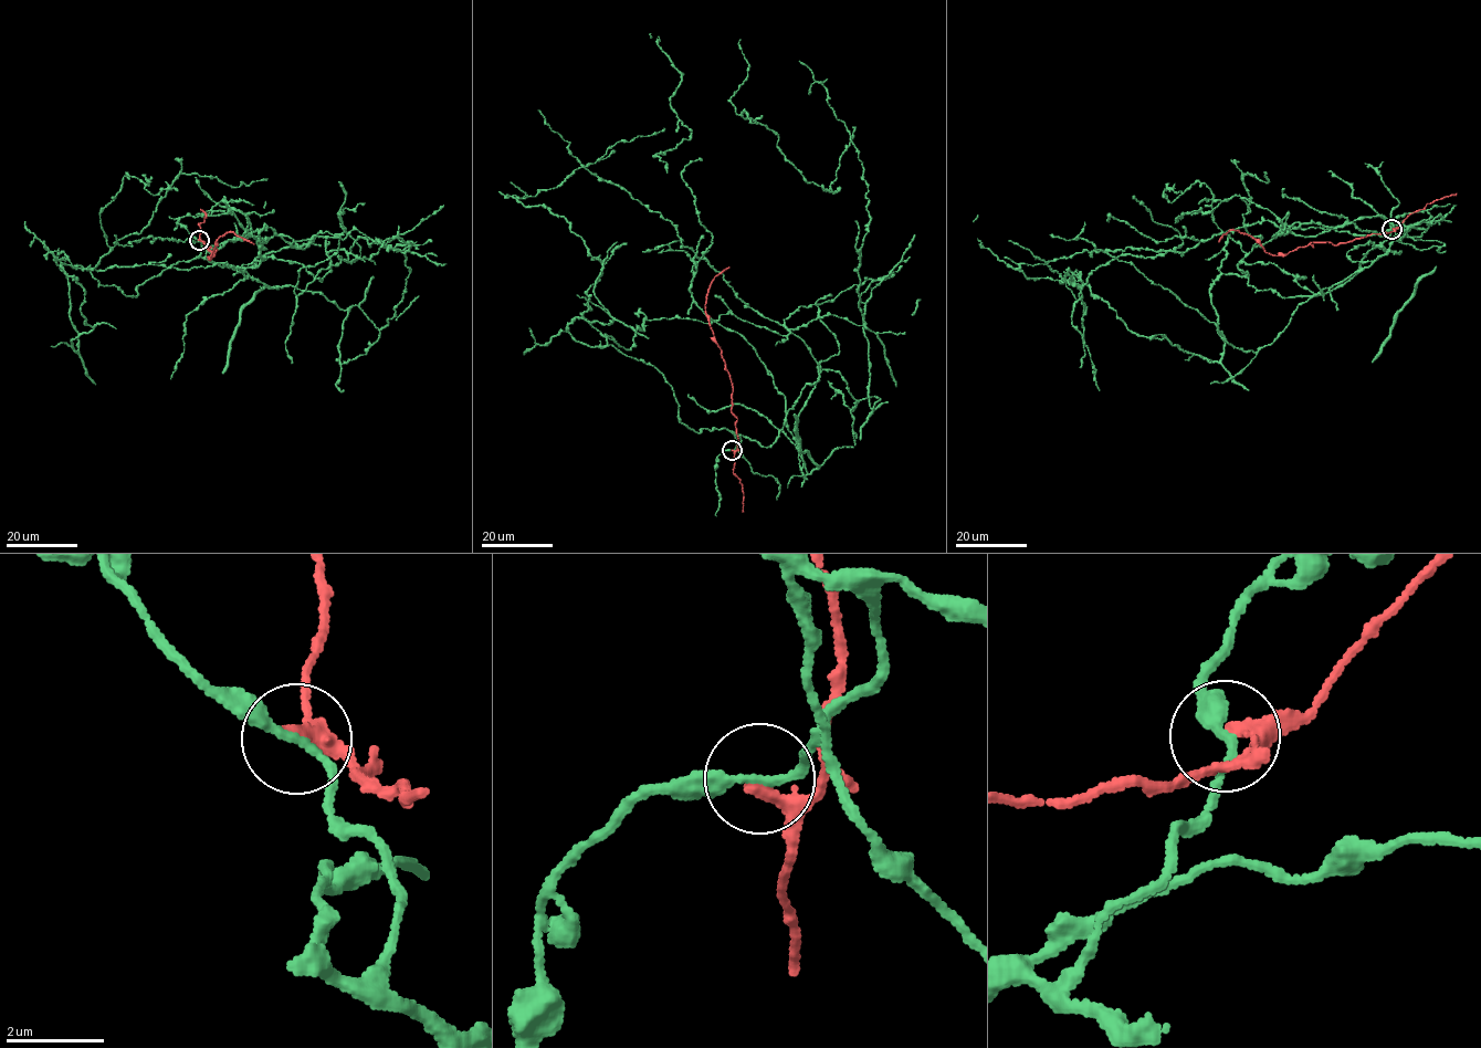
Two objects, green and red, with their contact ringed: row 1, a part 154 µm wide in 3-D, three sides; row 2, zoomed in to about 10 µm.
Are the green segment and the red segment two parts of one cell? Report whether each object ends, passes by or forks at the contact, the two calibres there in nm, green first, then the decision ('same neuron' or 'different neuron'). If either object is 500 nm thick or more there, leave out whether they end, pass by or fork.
green passes by | red passes by | 190/240 nm | different neuron

